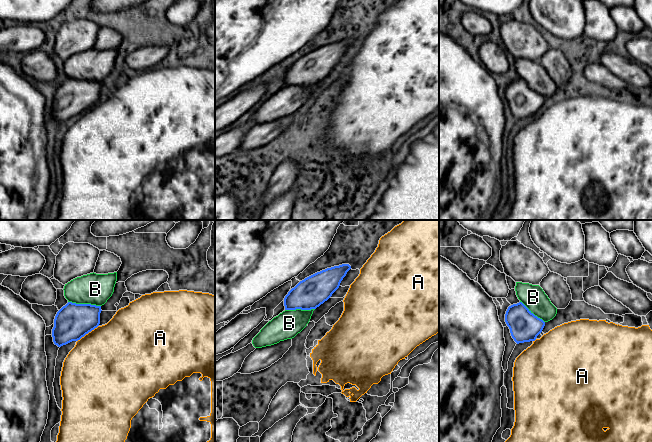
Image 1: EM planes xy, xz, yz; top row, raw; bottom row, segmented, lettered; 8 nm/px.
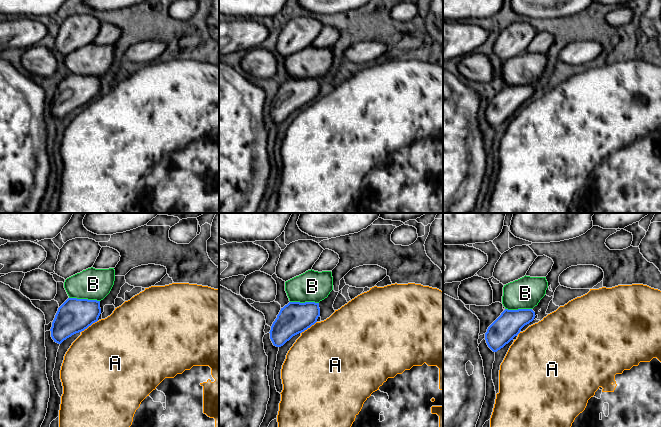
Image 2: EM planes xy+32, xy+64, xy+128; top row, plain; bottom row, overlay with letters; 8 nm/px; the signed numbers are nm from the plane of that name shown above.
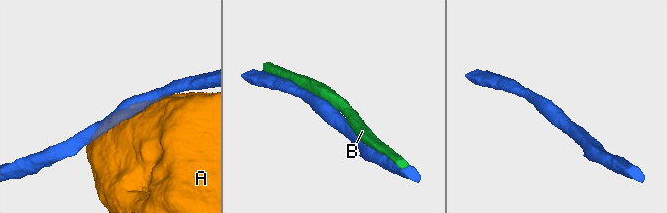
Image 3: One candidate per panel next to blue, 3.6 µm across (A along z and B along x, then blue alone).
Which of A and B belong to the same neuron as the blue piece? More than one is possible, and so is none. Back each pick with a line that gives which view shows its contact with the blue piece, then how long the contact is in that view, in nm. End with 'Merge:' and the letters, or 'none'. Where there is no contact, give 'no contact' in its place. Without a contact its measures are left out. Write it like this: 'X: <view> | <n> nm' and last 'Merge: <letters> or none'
Merge: none

